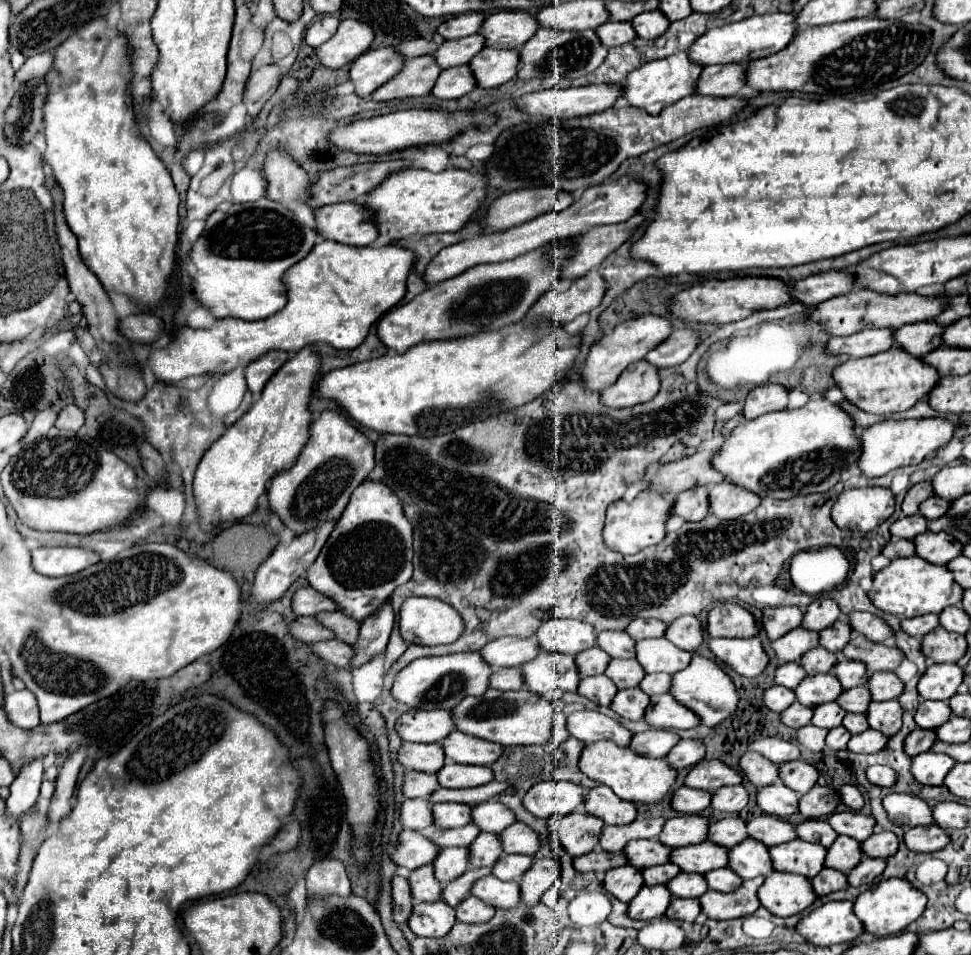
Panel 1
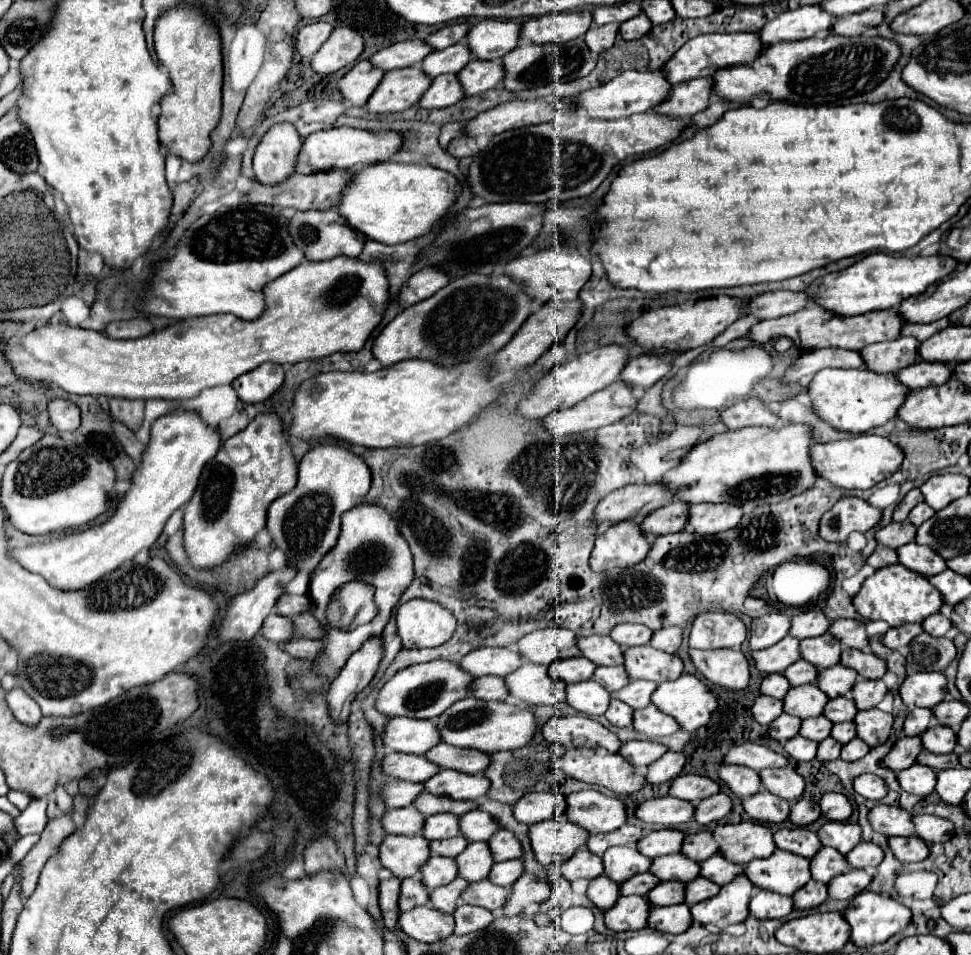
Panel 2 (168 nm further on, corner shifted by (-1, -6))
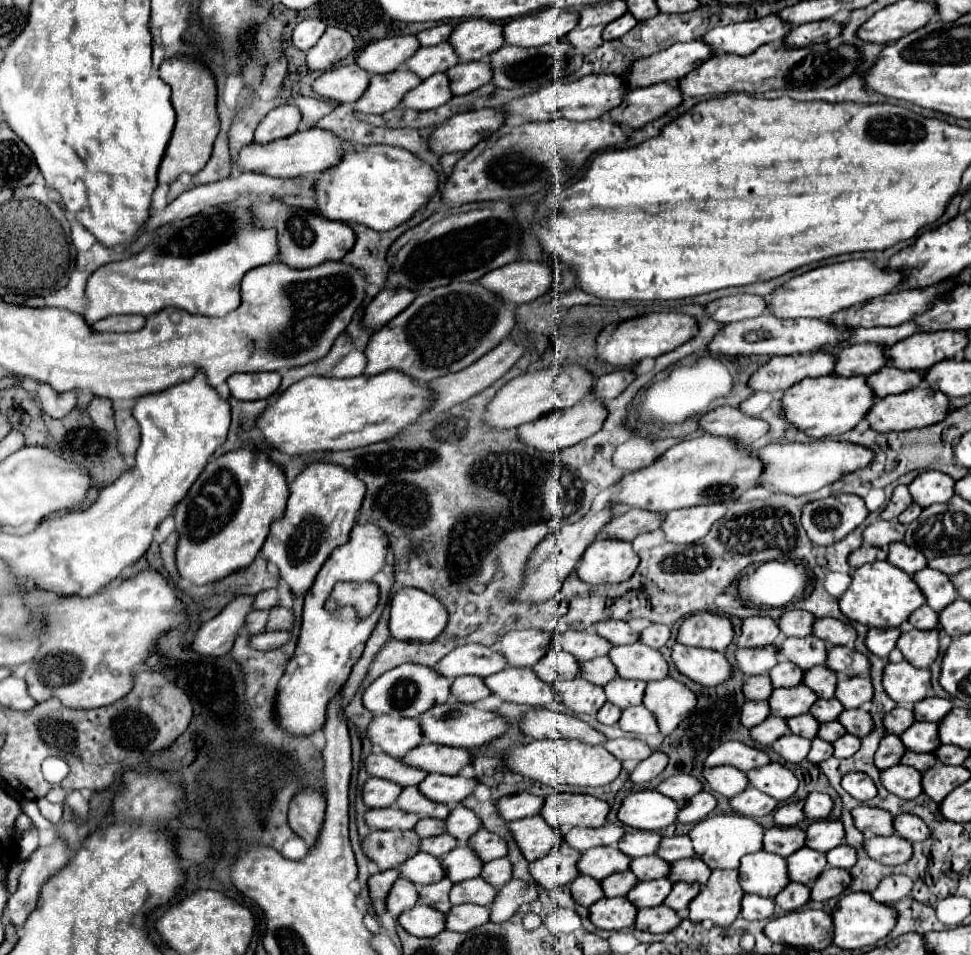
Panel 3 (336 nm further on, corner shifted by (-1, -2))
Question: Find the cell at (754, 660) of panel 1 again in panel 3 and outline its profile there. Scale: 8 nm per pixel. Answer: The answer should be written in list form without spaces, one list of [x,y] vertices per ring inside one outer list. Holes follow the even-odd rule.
[[[674,644],[672,660],[684,676],[702,686],[718,686],[732,678],[732,664],[724,652]]]

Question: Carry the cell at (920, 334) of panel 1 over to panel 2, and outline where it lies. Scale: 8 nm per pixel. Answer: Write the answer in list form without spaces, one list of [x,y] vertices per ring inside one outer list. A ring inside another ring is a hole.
[[[900,336],[898,340],[870,344],[860,350],[860,356],[864,358],[864,364],[868,370],[876,374],[892,374],[914,364],[918,358],[916,350],[918,350],[916,338]]]

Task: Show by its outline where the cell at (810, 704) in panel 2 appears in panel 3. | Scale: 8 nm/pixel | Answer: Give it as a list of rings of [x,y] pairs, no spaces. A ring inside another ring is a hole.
[[[798,684],[790,688],[776,688],[768,698],[768,704],[772,716],[792,718],[798,714],[790,714],[790,712],[802,712],[802,714],[810,712],[814,700],[818,700],[818,696],[814,696],[814,692],[810,692],[810,688],[806,688],[804,684]]]

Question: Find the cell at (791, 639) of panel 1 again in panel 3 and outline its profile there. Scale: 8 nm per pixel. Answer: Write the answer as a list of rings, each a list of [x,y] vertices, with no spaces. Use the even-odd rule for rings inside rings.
[[[776,644],[762,646],[762,648],[750,648],[750,650],[738,650],[736,660],[744,676],[752,674],[768,674],[770,668],[774,668],[780,660]]]

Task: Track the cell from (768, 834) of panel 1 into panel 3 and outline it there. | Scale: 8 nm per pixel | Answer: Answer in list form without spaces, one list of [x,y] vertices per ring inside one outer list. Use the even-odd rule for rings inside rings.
[[[712,816],[706,818],[702,822],[698,822],[692,830],[690,830],[690,838],[696,850],[696,856],[700,860],[704,860],[712,870],[714,868],[738,868],[740,858],[744,854],[752,854],[762,850],[762,826],[746,816]]]

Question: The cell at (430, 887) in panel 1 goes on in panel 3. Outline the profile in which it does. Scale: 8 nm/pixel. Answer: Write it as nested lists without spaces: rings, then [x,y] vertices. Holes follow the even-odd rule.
[[[400,876],[394,882],[394,886],[392,886],[390,894],[388,894],[388,900],[386,900],[388,912],[392,912],[394,916],[400,916],[404,910],[414,908],[416,904],[418,904],[418,890],[416,890],[416,886],[410,880],[406,880],[404,876]]]

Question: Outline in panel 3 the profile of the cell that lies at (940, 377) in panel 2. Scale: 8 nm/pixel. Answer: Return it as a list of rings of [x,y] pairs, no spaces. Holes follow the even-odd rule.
[[[886,366],[880,372],[874,372],[872,376],[868,376],[868,386],[874,390],[878,398],[884,398],[888,394],[900,394],[910,388],[918,388],[922,380],[924,380],[922,372]]]

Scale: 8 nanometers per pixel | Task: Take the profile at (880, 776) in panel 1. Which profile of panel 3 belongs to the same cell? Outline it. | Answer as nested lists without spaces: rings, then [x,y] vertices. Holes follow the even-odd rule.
[[[850,772],[842,780],[842,788],[858,802],[868,802],[878,794],[876,784],[864,772]]]

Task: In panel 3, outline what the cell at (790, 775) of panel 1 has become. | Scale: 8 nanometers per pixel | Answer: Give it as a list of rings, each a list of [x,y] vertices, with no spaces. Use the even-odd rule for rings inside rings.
[[[770,762],[762,768],[750,770],[748,778],[752,786],[756,786],[758,790],[766,792],[768,796],[780,802],[786,802],[788,798],[792,798],[798,788],[798,778],[794,776],[794,772],[790,772],[786,766],[778,762]]]

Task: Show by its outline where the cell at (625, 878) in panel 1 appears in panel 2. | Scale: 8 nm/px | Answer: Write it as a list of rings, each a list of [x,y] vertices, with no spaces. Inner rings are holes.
[[[598,876],[590,882],[586,896],[596,908],[608,910],[618,898],[618,884],[614,884],[614,880],[606,880],[606,876]]]

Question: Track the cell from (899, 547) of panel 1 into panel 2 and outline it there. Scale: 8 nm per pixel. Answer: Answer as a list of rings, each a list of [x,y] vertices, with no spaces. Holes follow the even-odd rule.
[[[876,548],[872,552],[870,558],[866,558],[866,564],[870,564],[872,568],[884,568],[888,564],[896,564],[898,562],[898,556],[896,556],[896,550],[890,550],[890,548]]]

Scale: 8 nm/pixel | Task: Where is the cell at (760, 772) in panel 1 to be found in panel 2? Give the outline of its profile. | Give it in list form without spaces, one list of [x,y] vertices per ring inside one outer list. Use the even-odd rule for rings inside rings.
[[[722,764],[718,770],[718,778],[738,796],[738,798],[748,798],[756,792],[762,790],[758,784],[758,772],[742,766],[730,766]]]

